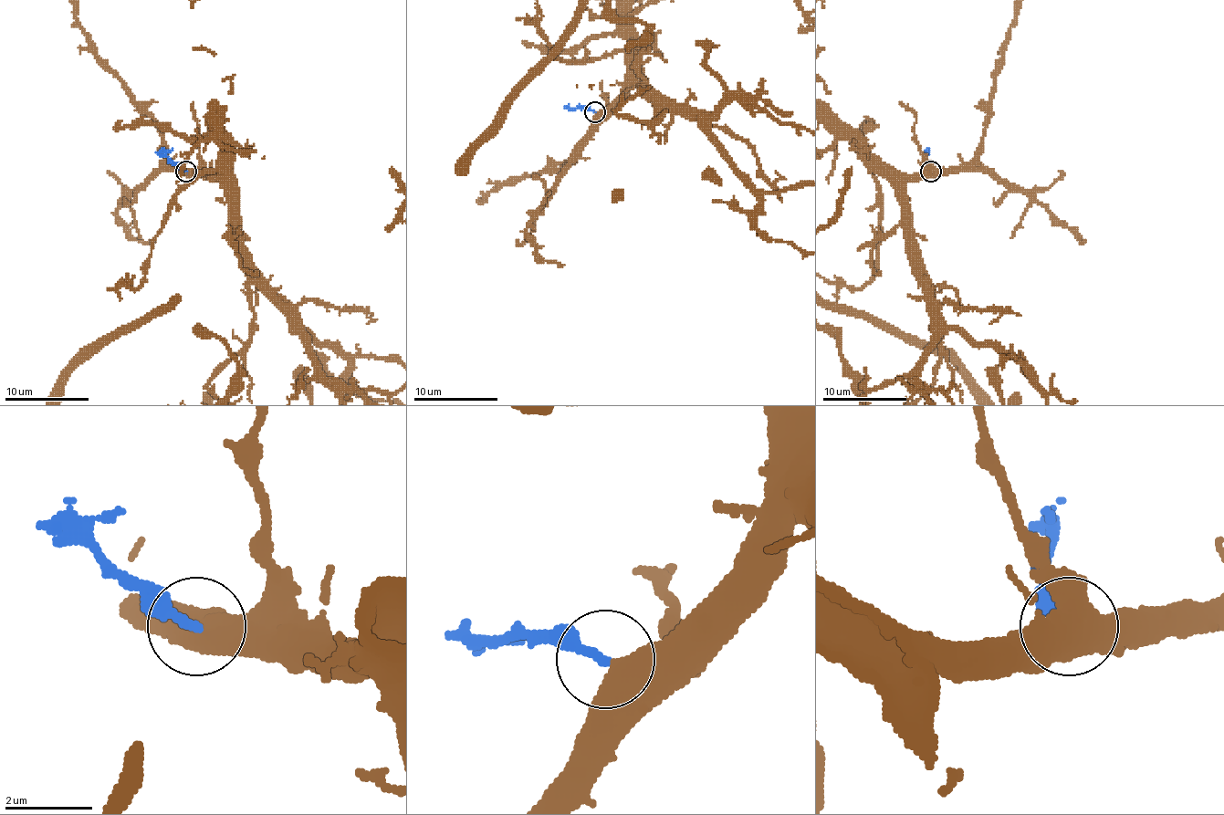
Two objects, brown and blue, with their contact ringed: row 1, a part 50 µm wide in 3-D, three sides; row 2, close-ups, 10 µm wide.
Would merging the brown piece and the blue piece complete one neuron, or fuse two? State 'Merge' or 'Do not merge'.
Merge

